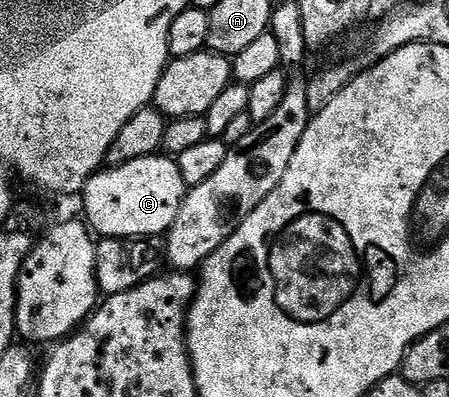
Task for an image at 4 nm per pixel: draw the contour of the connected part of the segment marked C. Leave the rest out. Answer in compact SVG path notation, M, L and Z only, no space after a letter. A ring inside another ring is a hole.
M157 155L134 159L125 165L101 168L84 184L83 216L101 238L156 239L167 234L176 221L185 192L186 186L180 166L171 156Z

